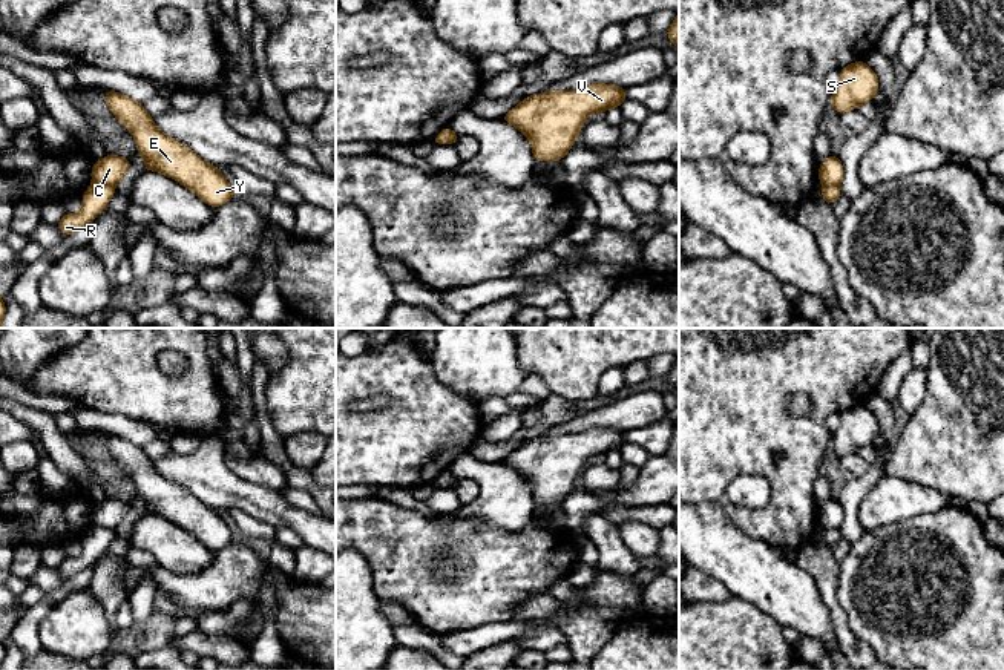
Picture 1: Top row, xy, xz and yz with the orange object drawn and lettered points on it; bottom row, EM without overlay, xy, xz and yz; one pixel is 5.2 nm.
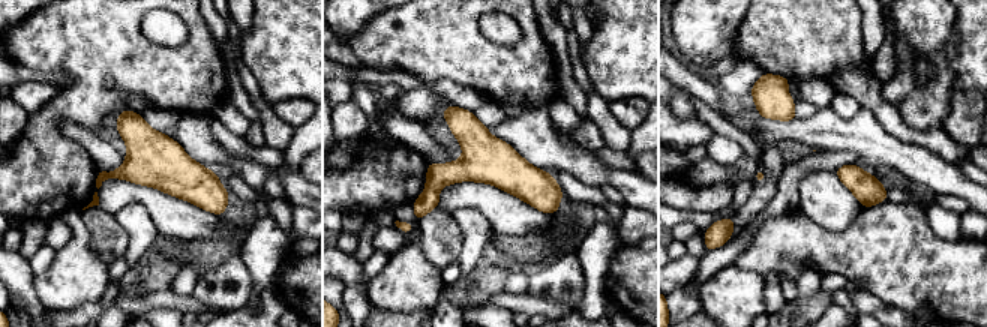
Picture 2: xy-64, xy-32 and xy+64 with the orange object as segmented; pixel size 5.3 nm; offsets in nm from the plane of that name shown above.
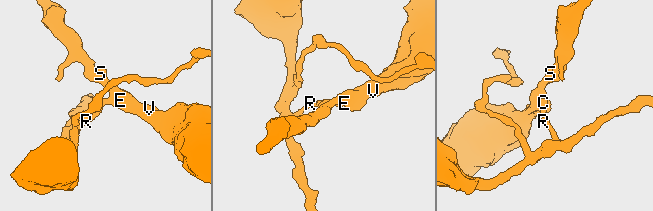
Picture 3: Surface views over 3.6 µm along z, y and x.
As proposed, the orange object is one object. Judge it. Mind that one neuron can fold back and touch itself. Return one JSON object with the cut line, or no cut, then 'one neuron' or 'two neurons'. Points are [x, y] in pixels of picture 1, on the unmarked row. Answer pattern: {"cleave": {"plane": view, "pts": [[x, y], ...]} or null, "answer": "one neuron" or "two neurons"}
{"cleave": {"plane": "xy", "pts": [[94, 526], [114, 531]]}, "answer": "two neurons"}

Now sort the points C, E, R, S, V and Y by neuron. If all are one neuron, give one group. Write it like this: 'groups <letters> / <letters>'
groups C E S V Y / R

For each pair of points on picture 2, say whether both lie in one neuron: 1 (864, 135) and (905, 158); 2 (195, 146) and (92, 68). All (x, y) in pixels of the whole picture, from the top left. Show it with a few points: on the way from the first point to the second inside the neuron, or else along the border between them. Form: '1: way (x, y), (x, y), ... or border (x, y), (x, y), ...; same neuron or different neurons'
1: way (875, 146), (894, 153); same neuron
2: border (210, 111), (185, 111), (182, 114); different neurons

